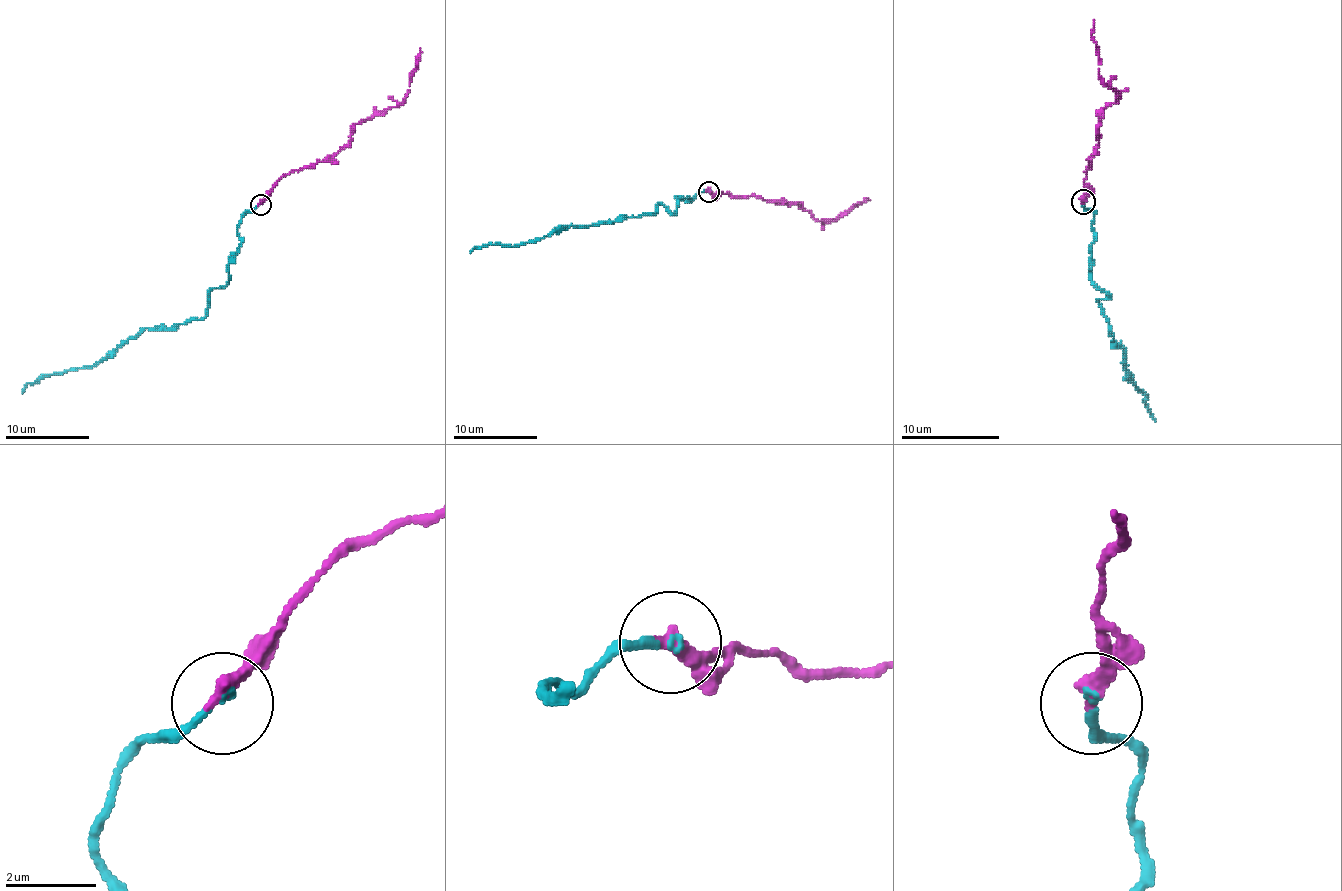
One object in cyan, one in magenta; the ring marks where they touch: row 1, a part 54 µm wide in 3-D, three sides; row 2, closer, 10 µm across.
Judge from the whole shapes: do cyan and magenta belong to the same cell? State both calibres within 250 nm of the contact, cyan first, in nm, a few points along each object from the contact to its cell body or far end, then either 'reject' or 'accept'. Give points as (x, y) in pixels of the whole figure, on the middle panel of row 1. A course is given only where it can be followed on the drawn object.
calibres 170 and 380 nm; course cyan (708, 192), (676, 198), (672, 213), (657, 204), (651, 215), (556, 227), (540, 240), (470, 253); course magenta (708, 192), (761, 196), (782, 204), (798, 204), (815, 219), (830, 221), (853, 204), (866, 198), (868, 200); accept

